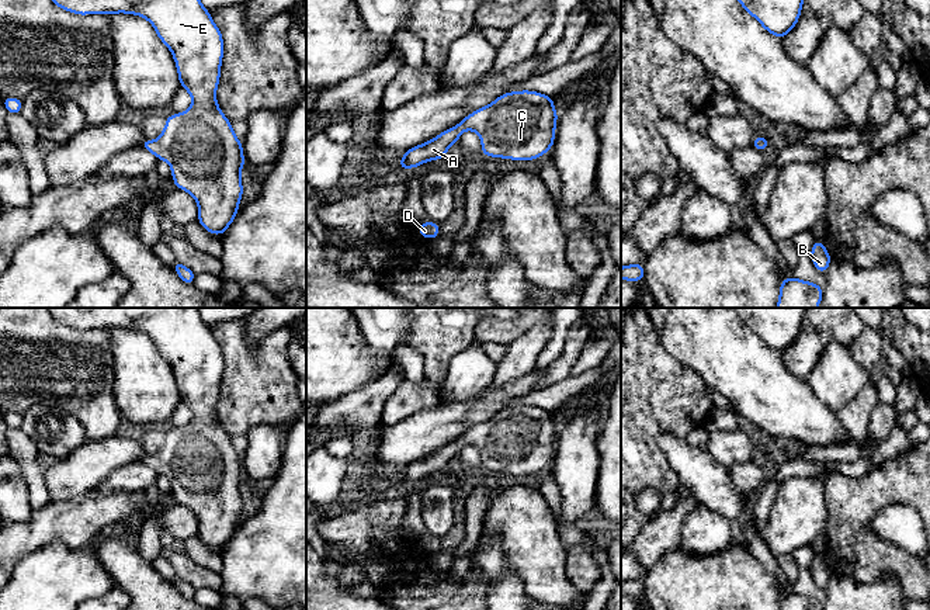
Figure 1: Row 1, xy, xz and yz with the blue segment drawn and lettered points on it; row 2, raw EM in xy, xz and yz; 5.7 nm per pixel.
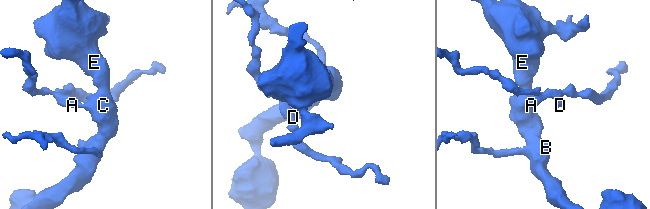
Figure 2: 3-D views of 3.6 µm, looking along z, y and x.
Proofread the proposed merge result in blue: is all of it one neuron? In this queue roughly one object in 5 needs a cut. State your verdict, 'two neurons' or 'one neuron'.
one neuron

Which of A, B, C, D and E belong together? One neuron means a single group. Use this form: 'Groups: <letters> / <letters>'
Groups: A B C D E

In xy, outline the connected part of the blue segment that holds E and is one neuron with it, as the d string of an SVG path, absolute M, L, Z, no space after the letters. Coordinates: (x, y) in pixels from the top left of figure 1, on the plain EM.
M48 308L52 318L79 330L117 327L146 333L156 350L170 364L180 395L180 402L192 412L190 423L166 433L162 450L156 455L143 454L140 462L171 482L177 503L194 512L198 520L198 537L214 550L223 550L239 527L243 512L240 486L244 482L242 457L232 444L232 437L222 429L216 416L216 403L223 374L223 351L211 327L197 308Z

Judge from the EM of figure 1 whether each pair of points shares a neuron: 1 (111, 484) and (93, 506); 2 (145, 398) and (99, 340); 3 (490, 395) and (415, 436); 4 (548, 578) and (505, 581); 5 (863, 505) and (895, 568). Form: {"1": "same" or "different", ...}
{"1": "different", "2": "different", "3": "same", "4": "different", "5": "same"}

